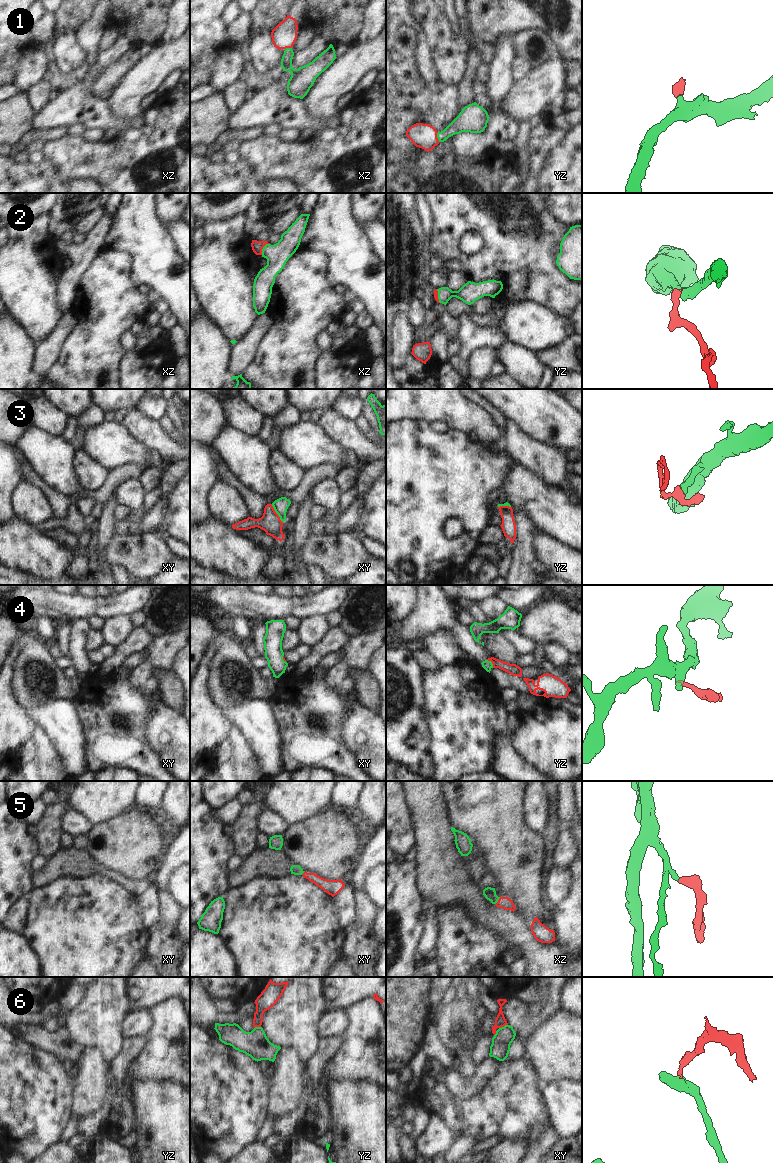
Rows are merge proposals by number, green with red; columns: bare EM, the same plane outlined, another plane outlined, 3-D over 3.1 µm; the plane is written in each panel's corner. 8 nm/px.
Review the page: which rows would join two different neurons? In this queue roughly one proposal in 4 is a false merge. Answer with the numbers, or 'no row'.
3, 6

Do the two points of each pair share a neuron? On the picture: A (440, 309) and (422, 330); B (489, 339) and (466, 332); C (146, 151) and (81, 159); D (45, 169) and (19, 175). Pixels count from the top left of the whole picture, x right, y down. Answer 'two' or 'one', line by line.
A: two
B: one
C: one
D: one

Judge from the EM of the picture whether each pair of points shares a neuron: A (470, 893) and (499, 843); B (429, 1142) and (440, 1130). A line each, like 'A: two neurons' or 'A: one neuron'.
A: two neurons
B: one neuron

